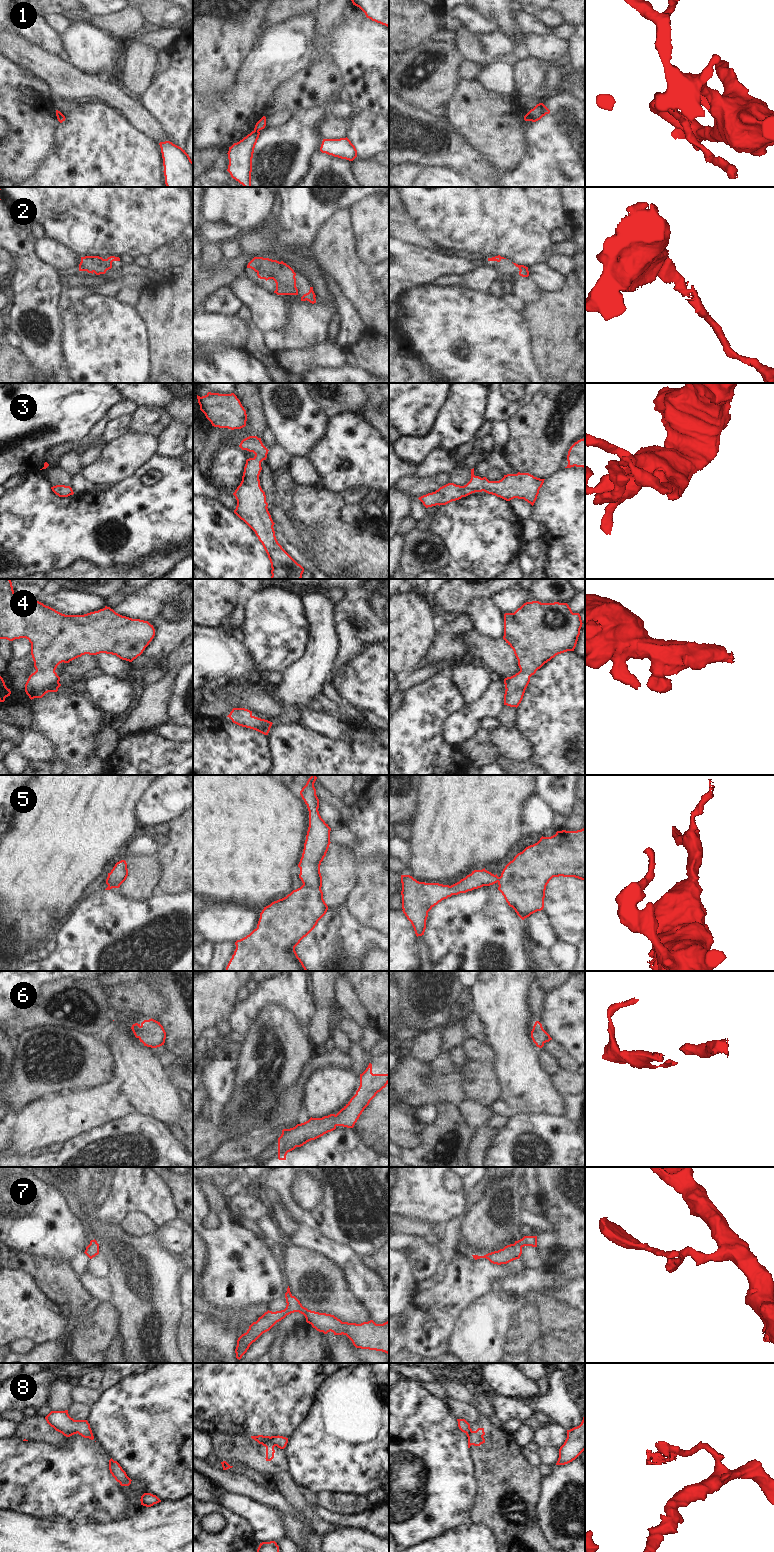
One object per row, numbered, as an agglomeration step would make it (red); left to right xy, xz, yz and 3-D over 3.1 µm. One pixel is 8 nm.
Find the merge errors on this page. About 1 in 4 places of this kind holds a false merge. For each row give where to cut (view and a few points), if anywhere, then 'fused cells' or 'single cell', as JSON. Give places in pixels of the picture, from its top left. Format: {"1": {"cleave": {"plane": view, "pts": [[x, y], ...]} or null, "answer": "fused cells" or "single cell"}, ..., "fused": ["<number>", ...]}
{"1": {"cleave": {"plane": "xz", "pts": [[254, 130], [258, 132]]}, "answer": "fused cells"}, "2": {"cleave": null, "answer": "single cell"}, "3": {"cleave": null, "answer": "single cell"}, "4": {"cleave": null, "answer": "single cell"}, "5": {"cleave": {"plane": "xz", "pts": [[303, 884], [320, 889]]}, "answer": "fused cells"}, "6": {"cleave": null, "answer": "single cell"}, "7": {"cleave": null, "answer": "single cell"}, "8": {"cleave": null, "answer": "single cell"}, "fused": ["1", "5"]}

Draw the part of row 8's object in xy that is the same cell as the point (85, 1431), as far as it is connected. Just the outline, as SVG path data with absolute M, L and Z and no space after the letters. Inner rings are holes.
M51 1411L45 1417L47 1423L56 1431L62 1433L66 1437L79 1434L84 1438L94 1439L90 1424L87 1420L74 1420L65 1411Z

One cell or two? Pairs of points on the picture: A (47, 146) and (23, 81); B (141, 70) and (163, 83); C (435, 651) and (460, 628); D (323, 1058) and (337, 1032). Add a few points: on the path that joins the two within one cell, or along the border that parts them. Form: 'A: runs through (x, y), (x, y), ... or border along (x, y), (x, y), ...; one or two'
A: border along (33, 96), (49, 99); two
B: border along (155, 79), (141, 98); two
C: runs through (441, 645), (454, 631); one
D: runs through (329, 1052), (337, 1044), (337, 1038); one

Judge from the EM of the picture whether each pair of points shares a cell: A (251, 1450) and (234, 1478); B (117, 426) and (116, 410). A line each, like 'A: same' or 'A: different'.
A: different
B: different

